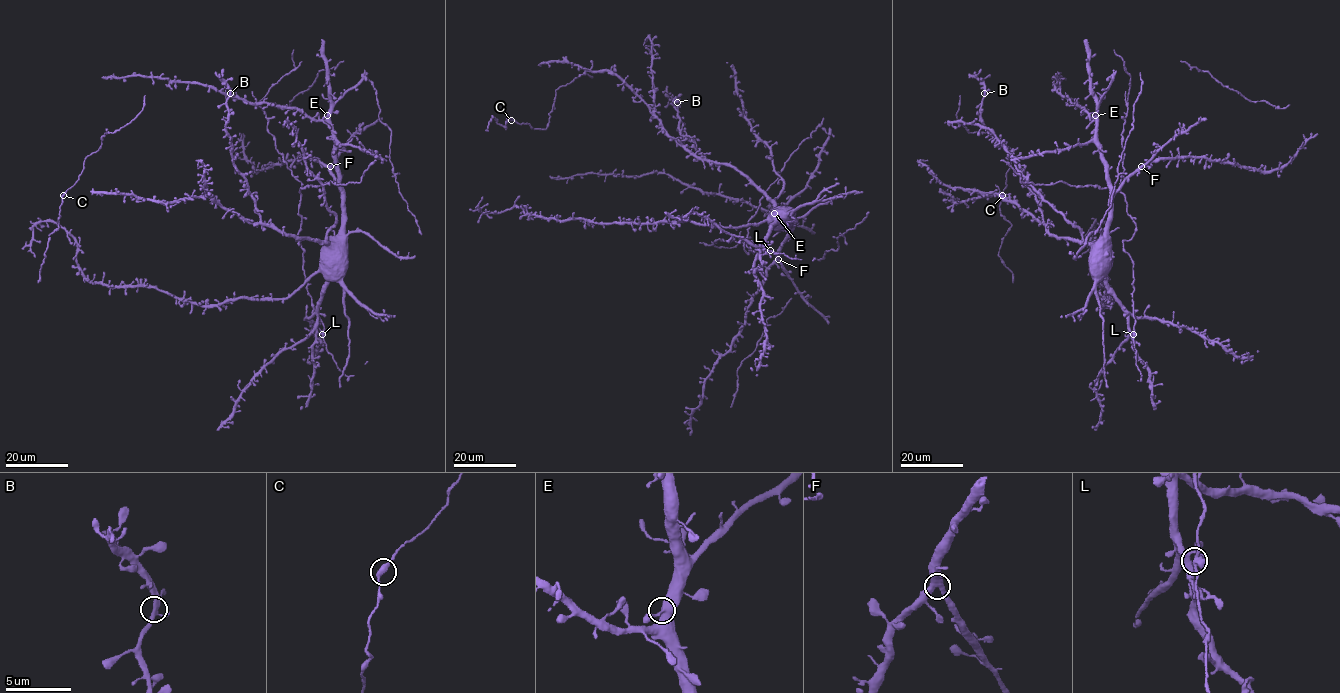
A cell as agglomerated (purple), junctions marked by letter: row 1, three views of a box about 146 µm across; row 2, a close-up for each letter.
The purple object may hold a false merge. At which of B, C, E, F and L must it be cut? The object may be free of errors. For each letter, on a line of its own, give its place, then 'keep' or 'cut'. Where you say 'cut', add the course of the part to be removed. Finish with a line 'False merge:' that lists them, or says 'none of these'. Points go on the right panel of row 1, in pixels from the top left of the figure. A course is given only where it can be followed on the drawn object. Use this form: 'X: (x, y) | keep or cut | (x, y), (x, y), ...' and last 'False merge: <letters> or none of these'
B: (984, 93) | keep
C: (1002, 195) | keep
E: (1095, 115) | keep
F: (1141, 166) | keep
L: (1133, 334) | keep
False merge: none of these

